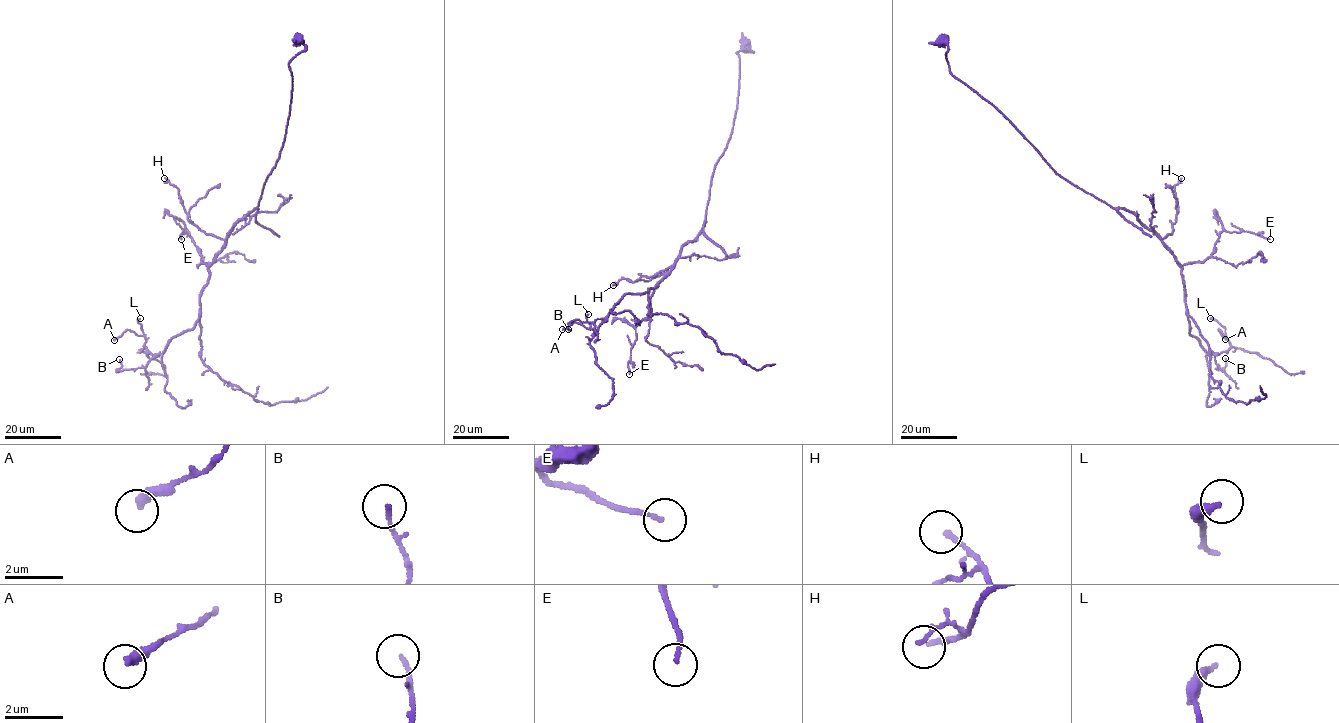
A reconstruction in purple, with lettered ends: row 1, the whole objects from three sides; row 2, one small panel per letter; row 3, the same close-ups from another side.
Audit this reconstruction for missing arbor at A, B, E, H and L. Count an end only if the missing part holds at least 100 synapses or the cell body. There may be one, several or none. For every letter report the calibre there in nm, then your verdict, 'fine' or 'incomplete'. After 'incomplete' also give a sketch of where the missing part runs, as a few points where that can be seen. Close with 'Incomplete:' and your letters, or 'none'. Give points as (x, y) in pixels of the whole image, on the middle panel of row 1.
A: calibre 320 nm; fine
B: calibre 140 nm; fine
E: calibre 130 nm; fine
H: calibre 160 nm; fine
L: calibre 320 nm; fine
Incomplete: none

